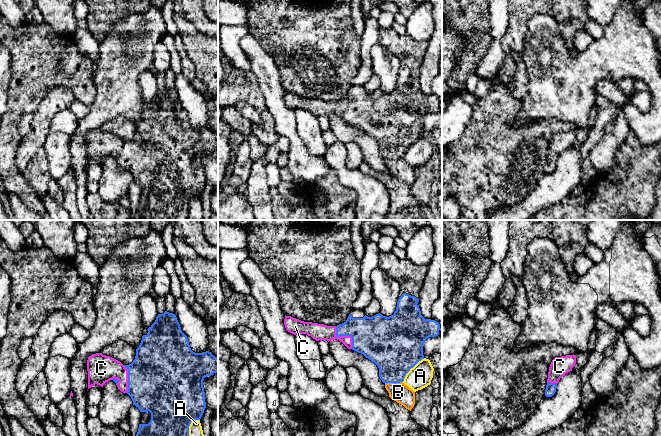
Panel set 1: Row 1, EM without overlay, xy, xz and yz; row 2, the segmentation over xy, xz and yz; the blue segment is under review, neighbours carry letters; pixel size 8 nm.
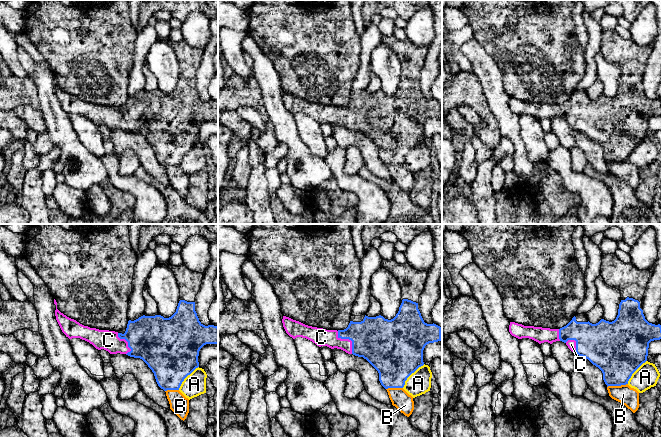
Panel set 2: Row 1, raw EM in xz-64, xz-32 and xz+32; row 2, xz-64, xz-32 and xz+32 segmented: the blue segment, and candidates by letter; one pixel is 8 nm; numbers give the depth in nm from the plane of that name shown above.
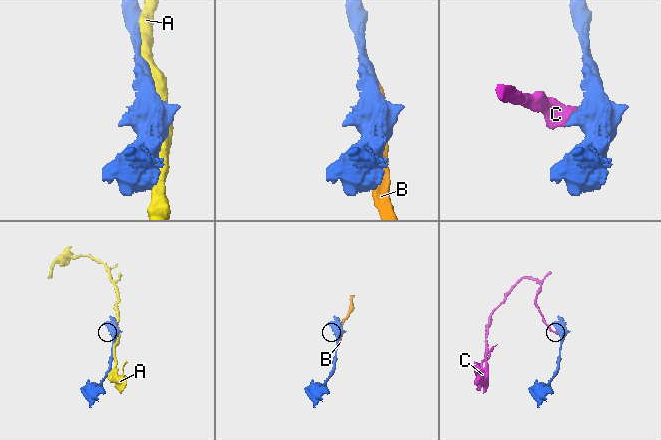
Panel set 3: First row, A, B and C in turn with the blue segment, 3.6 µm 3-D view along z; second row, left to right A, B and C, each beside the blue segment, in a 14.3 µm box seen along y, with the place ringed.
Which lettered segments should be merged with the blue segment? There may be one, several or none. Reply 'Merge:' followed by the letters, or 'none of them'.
Merge: C

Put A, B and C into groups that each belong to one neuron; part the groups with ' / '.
A / B / C

